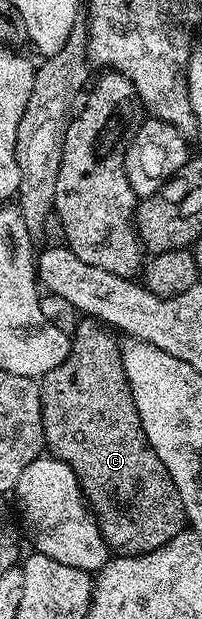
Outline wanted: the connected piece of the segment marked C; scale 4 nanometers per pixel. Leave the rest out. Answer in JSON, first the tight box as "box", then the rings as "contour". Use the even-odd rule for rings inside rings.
{"box":[40,318,186,556],"contour":[[[82,318],[67,361],[43,376],[40,385],[45,447],[50,456],[74,470],[110,552],[118,556],[151,553],[186,530],[179,489],[143,433],[123,369],[121,345],[108,326]]]}

